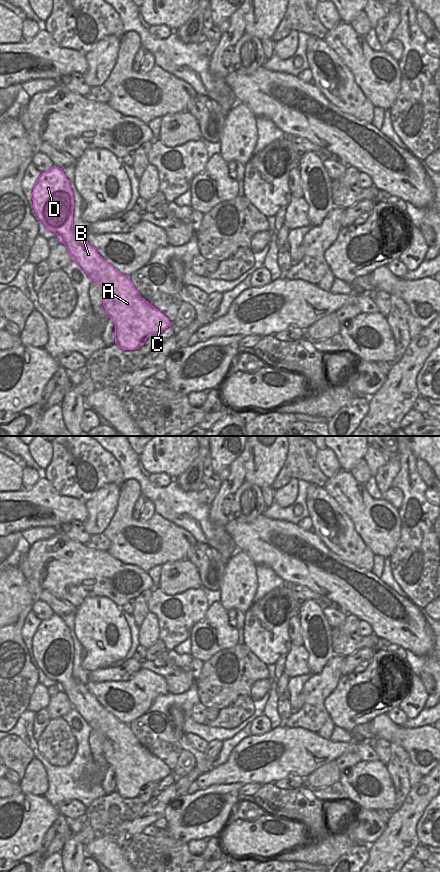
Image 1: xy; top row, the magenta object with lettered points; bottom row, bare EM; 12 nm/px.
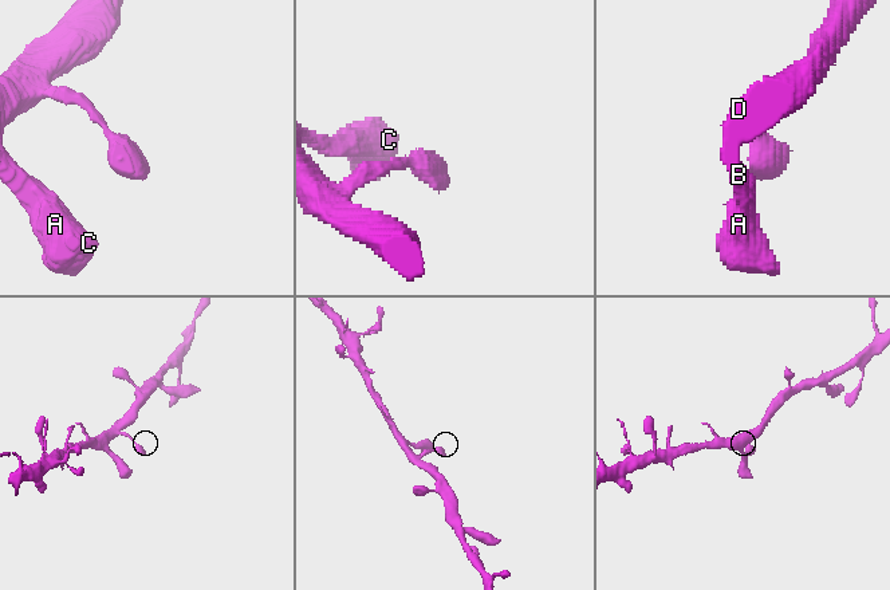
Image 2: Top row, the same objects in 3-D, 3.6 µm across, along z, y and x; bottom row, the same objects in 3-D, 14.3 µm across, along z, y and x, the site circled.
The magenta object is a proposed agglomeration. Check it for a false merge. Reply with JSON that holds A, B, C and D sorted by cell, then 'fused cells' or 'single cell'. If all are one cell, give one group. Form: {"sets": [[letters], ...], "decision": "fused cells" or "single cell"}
{"sets": [["A", "B", "C", "D"]], "decision": "single cell"}

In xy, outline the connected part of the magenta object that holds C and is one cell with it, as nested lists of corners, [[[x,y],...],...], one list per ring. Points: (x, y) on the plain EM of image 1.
[[[53,614],[42,621],[31,646],[46,677],[57,682],[73,708],[103,735],[105,760],[115,771],[115,791],[122,798],[139,797],[150,782],[160,782],[172,772],[141,745],[129,725],[115,718],[73,677],[74,645],[61,616]]]

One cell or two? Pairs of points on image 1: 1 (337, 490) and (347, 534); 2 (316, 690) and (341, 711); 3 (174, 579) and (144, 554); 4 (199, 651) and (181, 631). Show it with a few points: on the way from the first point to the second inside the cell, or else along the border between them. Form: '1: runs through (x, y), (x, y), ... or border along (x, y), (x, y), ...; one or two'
1: border along (325, 489), (354, 526); two
2: border along (340, 678), (325, 699), (325, 710), (331, 720); two
3: border along (184, 558), (178, 561), (168, 561), (162, 566); two
4: border along (203, 617), (193, 627), (189, 637); two

